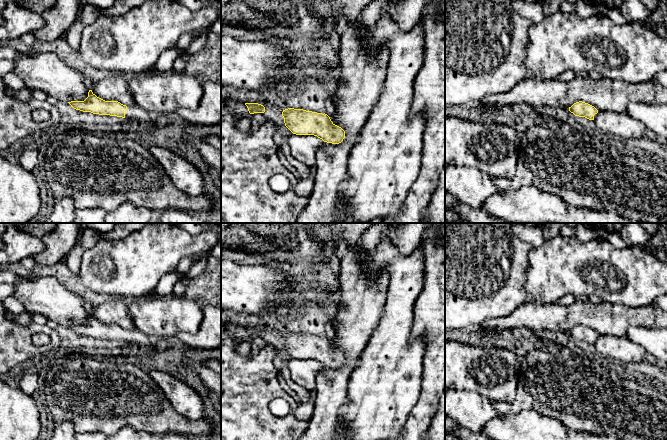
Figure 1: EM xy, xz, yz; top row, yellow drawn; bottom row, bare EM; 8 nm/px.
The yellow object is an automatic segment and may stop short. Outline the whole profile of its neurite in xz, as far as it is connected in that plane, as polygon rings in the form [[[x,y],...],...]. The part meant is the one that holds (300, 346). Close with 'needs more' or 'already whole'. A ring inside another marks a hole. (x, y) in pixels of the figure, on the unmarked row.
[[[288,332],[283,334],[285,350],[296,359],[314,359],[324,366],[339,368],[345,355],[335,349],[327,338]]]; already whole

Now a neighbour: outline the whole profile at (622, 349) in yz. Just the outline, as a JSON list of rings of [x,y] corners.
[[[599,335],[594,346],[601,357],[625,363],[639,363],[645,360],[646,351],[627,337]]]

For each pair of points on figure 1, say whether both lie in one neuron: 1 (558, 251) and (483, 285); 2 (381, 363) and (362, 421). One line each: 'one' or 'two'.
1: two
2: one

